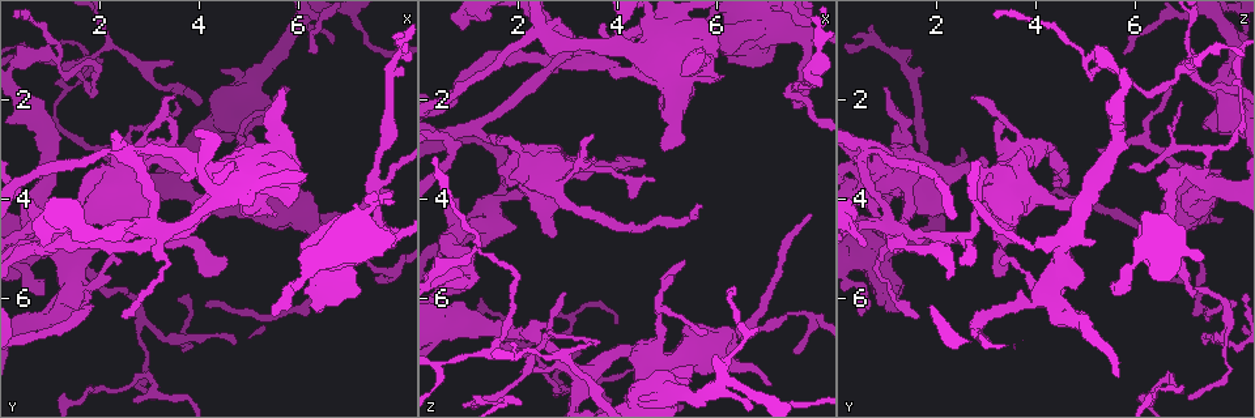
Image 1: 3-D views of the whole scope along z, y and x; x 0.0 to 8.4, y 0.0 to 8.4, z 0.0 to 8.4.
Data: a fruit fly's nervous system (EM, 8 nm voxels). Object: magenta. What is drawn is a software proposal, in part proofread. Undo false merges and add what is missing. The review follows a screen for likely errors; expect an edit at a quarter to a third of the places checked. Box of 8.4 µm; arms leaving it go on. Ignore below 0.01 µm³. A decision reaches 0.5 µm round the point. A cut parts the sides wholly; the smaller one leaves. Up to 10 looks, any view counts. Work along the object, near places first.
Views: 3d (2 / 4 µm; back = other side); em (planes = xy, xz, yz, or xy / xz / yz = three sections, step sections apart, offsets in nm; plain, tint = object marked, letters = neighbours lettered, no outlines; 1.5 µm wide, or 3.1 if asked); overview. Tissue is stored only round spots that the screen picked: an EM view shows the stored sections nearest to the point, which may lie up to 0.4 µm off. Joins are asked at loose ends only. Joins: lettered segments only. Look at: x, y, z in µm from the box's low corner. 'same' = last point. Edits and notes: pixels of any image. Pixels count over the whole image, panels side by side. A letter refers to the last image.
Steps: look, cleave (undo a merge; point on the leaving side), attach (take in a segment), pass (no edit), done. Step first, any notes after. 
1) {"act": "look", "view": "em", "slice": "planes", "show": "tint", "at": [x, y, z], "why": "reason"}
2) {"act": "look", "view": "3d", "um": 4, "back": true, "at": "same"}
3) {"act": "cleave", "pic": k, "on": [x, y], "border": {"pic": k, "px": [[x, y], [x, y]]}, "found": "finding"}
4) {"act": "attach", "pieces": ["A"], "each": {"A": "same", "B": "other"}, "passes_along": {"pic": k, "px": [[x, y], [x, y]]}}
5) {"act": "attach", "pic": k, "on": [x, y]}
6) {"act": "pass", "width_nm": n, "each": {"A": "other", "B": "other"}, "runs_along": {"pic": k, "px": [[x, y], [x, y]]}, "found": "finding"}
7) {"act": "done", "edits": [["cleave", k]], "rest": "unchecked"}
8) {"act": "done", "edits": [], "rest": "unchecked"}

{"act": "look", "view": "3d", "um": 4, "at": [3.55, 1.90, 2.75], "why": "thin end"}

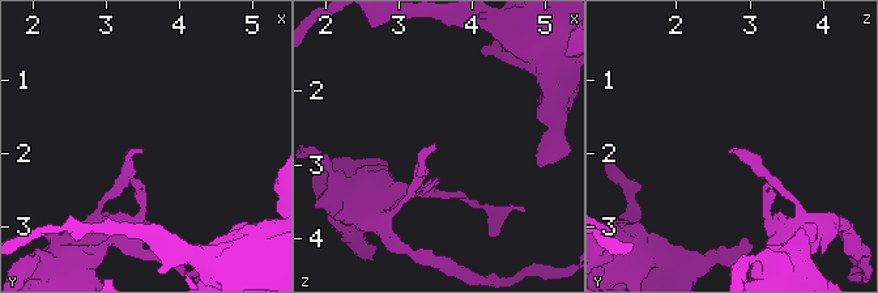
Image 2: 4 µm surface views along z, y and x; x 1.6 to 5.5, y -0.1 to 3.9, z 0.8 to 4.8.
{"act": "look", "view": "em", "slice": "planes", "show": "tint", "at": [3.45, 1.95, 2.70]}

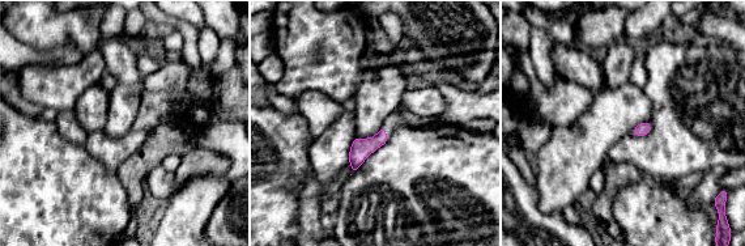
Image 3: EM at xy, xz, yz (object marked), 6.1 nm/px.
{"act": "look", "view": "em", "slice": "planes", "show": "letters", "at": "same", "why": "see the neighbours"}

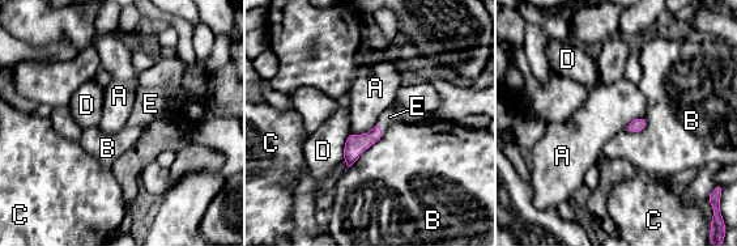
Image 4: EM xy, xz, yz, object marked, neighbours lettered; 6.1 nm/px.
{"act": "attach", "pieces": ["E"], "longest_contact_nm": ["B", 340], "each": {"A": "other", "B": "other", "C": "other", "D": "other", "E": "same"}, "passes_along": {"pic": 4, "px": [[356, 144], [380, 127], [391, 115]]}, "found": "it goes on there"}

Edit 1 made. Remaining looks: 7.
{"act": "look", "view": "em", "slice": "planes", "show": "letters", "at": [2.75, 4.05, 4.75], "why": "an open end"}

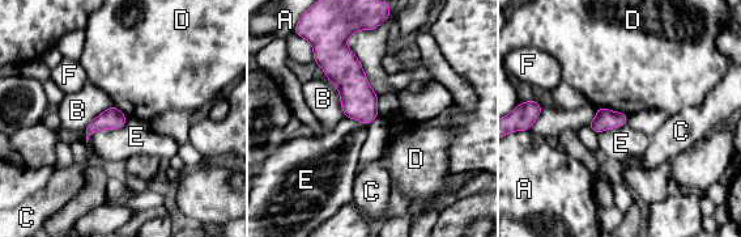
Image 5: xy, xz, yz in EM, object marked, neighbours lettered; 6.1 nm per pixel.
{"act": "pass", "each": {"A": "other", "B": "other", "C": "other", "D": "other", "E": "other", "F": "other"}, "border": {"pic": 5, "px": [[596, 108], [608, 108], [627, 115]]}, "found": "none of them fits"}

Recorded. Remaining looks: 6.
{"act": "look", "view": "em", "slice": "planes", "show": "letters", "at": [0.80, 4.95, 4.00], "why": "an open end"}

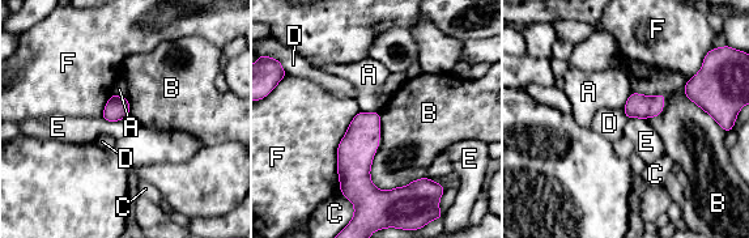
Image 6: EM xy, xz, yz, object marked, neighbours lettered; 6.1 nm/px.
{"act": "pass", "each": {"A": "other", "B": "other", "C": "other", "D": "other", "E": "other", "F": "other"}, "found": "no lettered segment goes on from it"}

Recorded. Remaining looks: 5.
{"act": "look", "view": "em", "slice": "yz", "step": 8, "show": "tint", "at": [3.55, 2.05, 6.90], "why": "tapers out"}

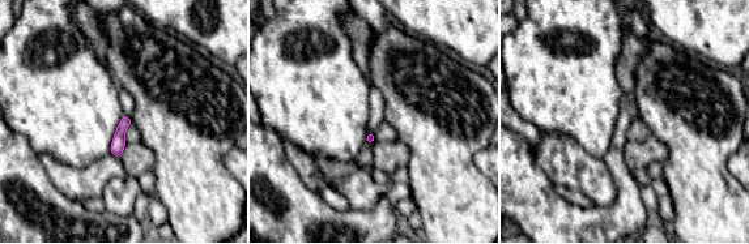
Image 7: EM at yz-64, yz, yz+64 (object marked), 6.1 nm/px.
{"act": "look", "view": "em", "slice": "planes", "show": "letters", "at": "same"}

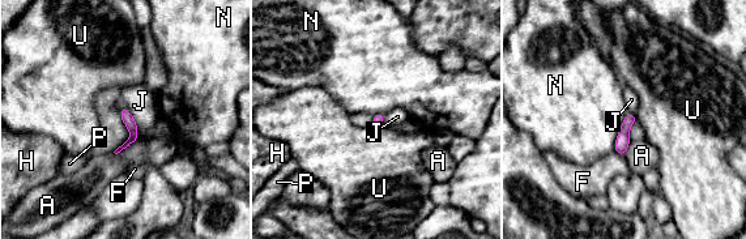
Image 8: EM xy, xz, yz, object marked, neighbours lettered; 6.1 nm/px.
{"act": "pass", "each": {"A": "other", "F": "other", "H": "other", "J": "other", "N": "other", "P": "other", "U": "other"}, "border": {"pic": 8, "px": [[124, 107], [139, 127]]}, "found": "none of them fits"}

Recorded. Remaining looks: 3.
{"act": "done", "edits": [["attach", 4]], "rest": "unchecked"}

